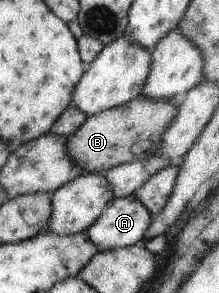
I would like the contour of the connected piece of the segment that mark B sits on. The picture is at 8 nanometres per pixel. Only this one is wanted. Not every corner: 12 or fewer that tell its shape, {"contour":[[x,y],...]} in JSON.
{"contour":[[143,94],[67,139],[84,172],[155,155],[179,99]]}

